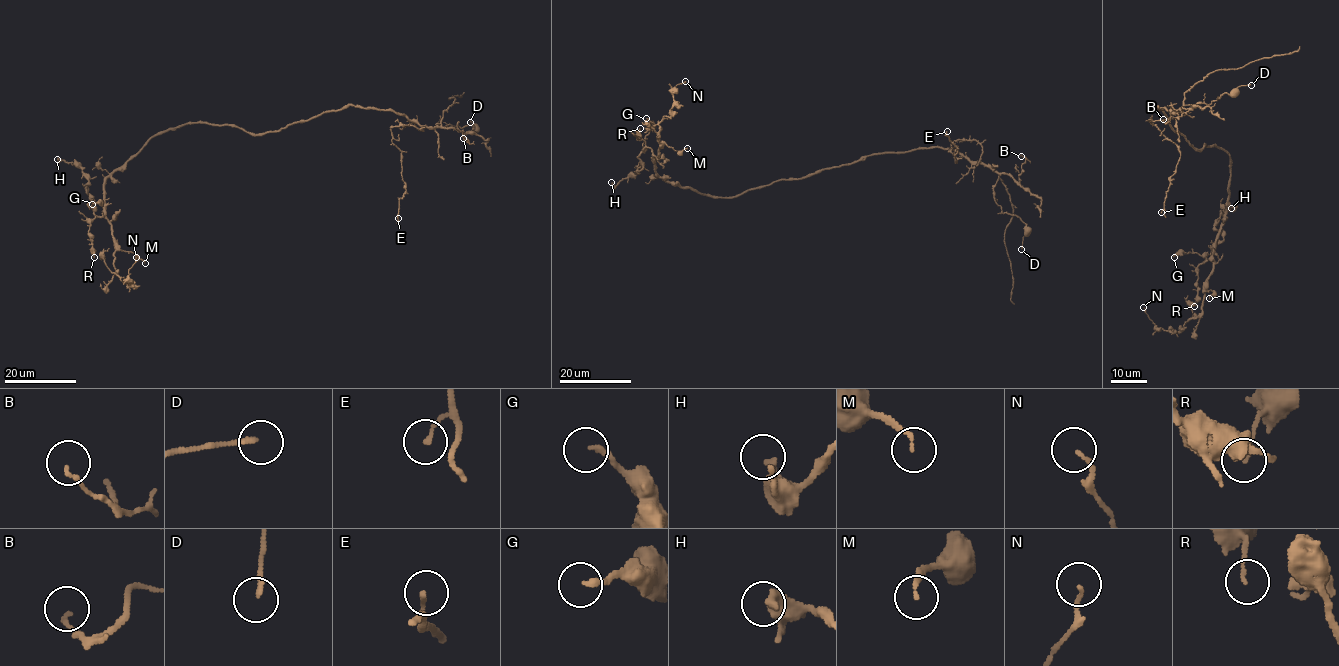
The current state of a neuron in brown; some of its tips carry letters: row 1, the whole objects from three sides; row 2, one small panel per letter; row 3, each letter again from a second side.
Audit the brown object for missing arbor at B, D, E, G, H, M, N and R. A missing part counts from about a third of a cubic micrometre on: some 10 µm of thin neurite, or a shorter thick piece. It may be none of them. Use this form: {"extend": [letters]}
{"extend": ["D"]}

